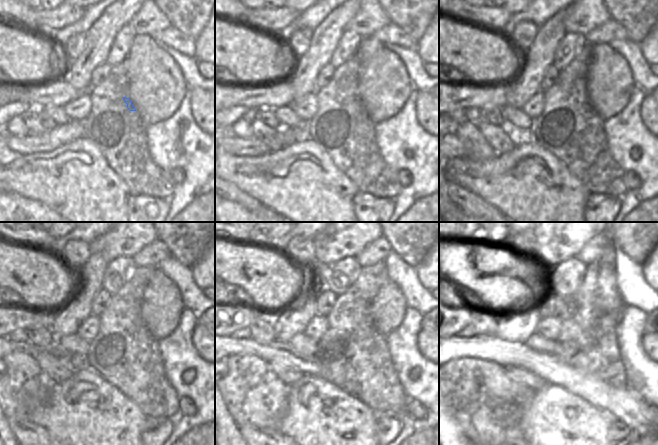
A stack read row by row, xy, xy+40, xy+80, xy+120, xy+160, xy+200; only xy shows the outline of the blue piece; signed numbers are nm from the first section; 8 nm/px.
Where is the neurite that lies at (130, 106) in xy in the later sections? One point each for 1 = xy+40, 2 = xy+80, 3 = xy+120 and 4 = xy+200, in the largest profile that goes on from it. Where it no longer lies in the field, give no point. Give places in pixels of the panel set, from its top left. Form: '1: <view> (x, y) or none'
1: xy+40 (356, 104)
2: xy+80 (581, 102)
3: xy+120 (135, 325)
4: xy+200 (599, 302)

